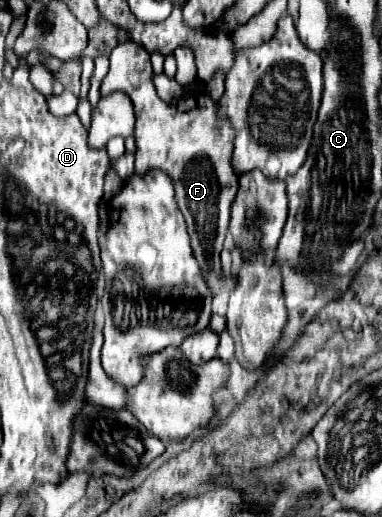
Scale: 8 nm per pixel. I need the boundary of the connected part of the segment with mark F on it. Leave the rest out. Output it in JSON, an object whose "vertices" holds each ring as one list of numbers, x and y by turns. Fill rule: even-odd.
{"vertices":[[120,42,112,54,110,54,110,70,106,78,102,80,100,94,108,96,110,92,124,92,130,96,134,108,136,108,136,126,134,126,134,138,136,138,136,162,134,162,134,172,136,174,146,174,150,170,162,170,166,172,172,182,174,182,174,198,178,208,182,210,194,256,202,268,204,280,214,292,232,292,234,290,234,276,224,276,220,270,220,250,228,232,228,222,230,222,230,206,236,198,238,190,238,176,234,176,234,170,230,168,230,140,234,138,234,132,230,132,230,122,218,118,218,106,210,96,196,96,196,98,186,98,182,100,180,106,166,104,164,100,158,98,152,82,152,66,148,70,148,60,150,54,136,42],[128,70,136,72,136,86,132,86,126,78]]}

